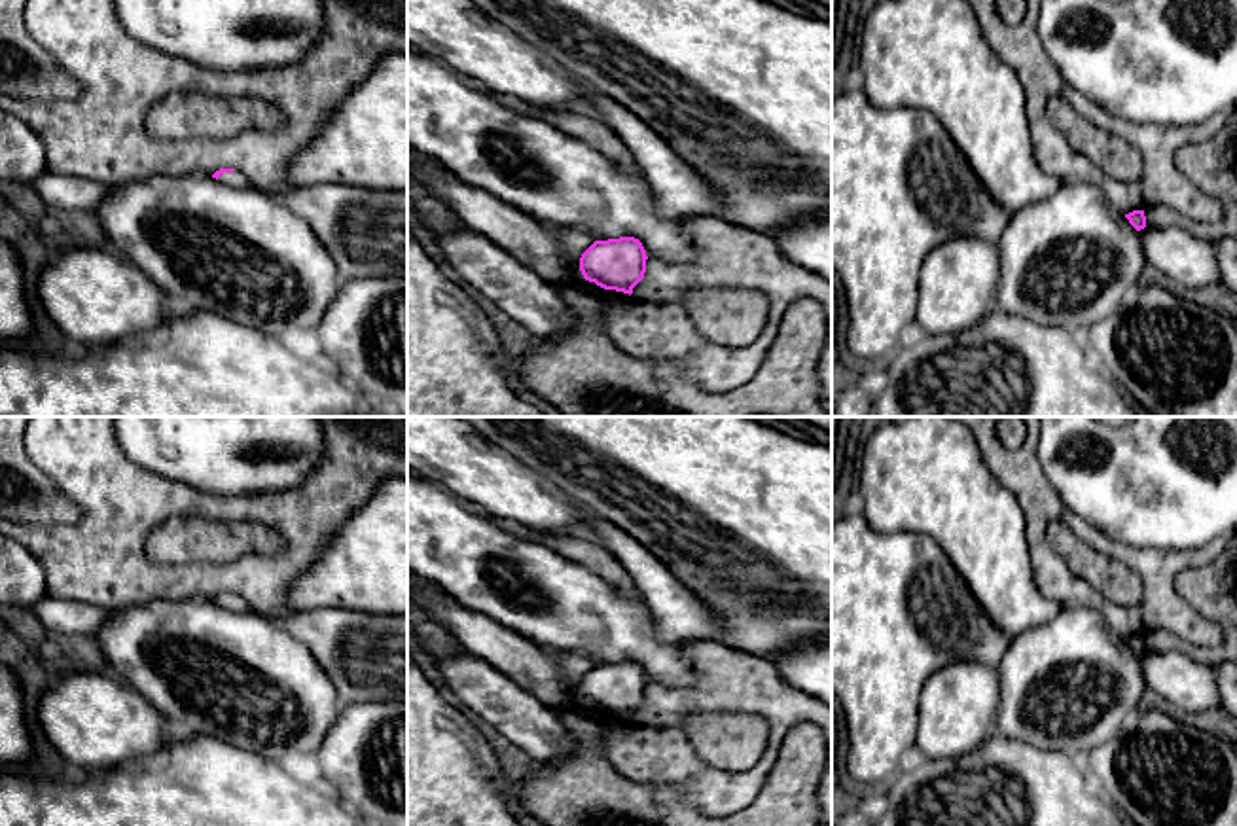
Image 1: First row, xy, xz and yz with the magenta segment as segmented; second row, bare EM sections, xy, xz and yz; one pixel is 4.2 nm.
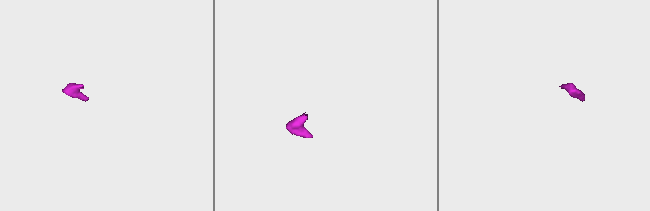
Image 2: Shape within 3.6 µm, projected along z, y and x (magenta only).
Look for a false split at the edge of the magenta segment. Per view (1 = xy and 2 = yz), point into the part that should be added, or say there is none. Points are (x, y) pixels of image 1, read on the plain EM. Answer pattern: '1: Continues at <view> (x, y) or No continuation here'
1: Continues at xy (235, 603)
2: No continuation here

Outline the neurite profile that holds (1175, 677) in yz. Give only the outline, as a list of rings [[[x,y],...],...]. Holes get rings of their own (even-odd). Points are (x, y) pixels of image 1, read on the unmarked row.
[[[1180,652],[1140,654],[1146,686],[1157,697],[1199,714],[1207,720],[1220,716],[1220,695],[1214,669]]]

